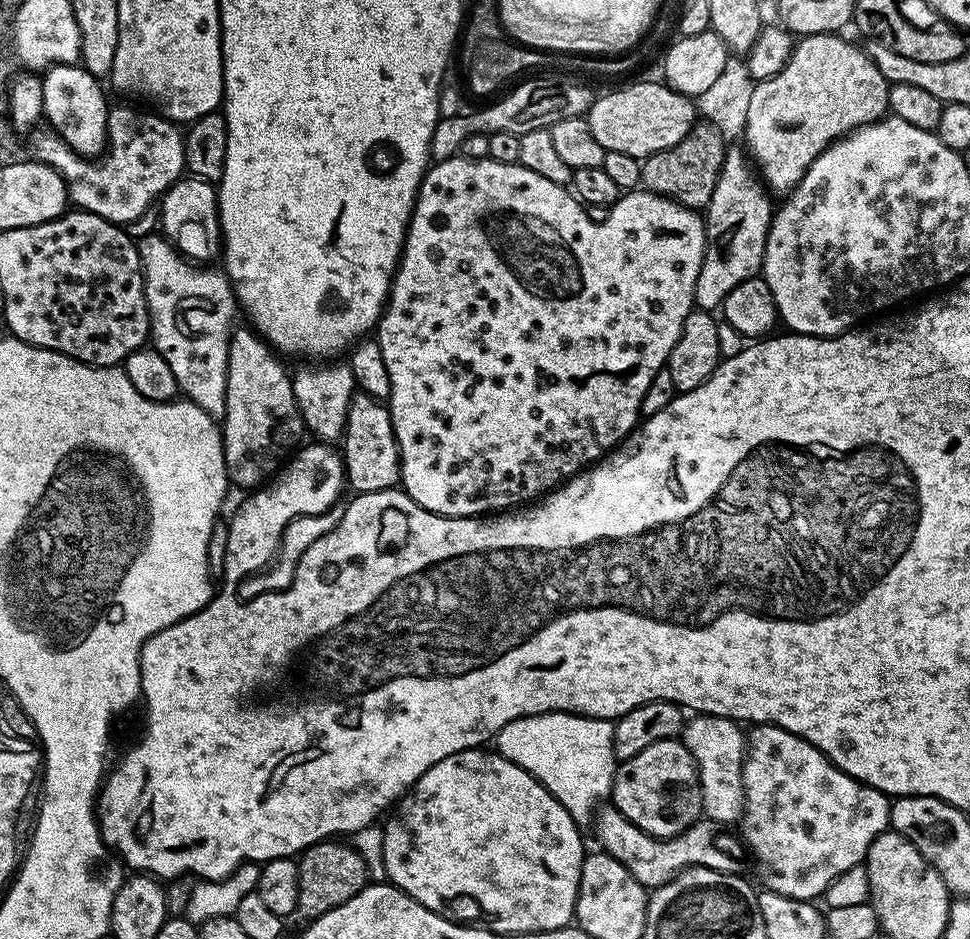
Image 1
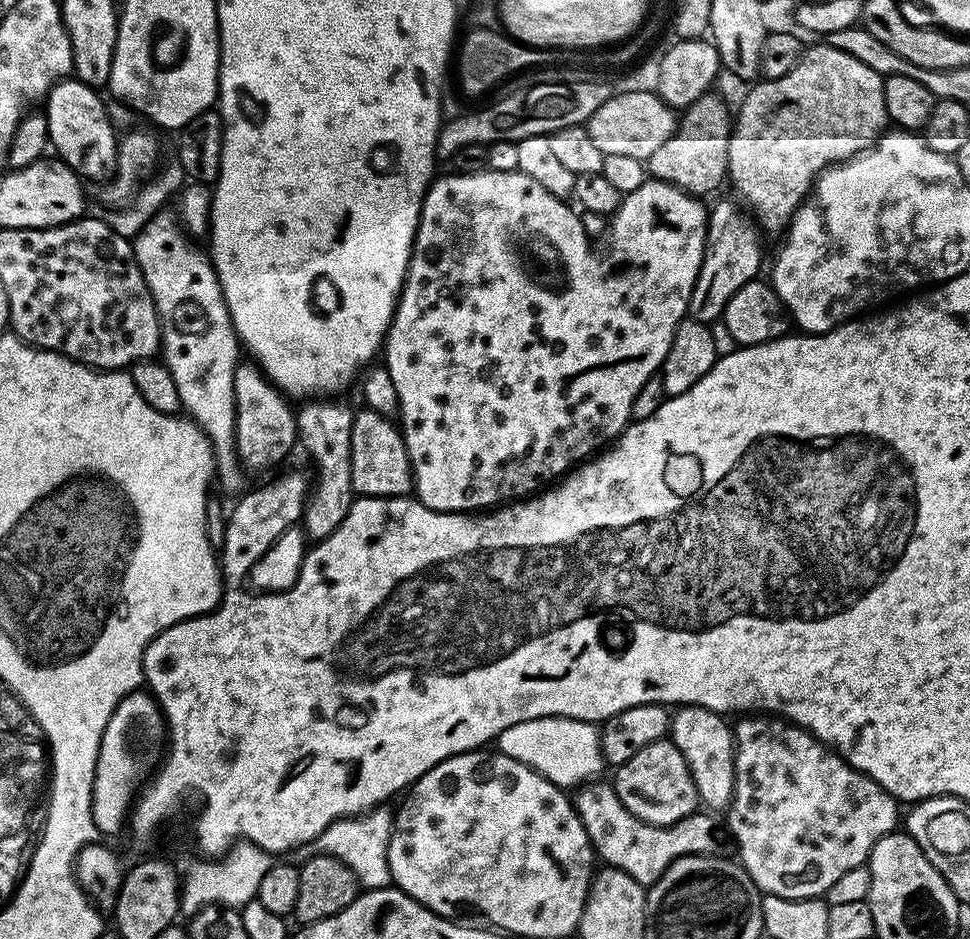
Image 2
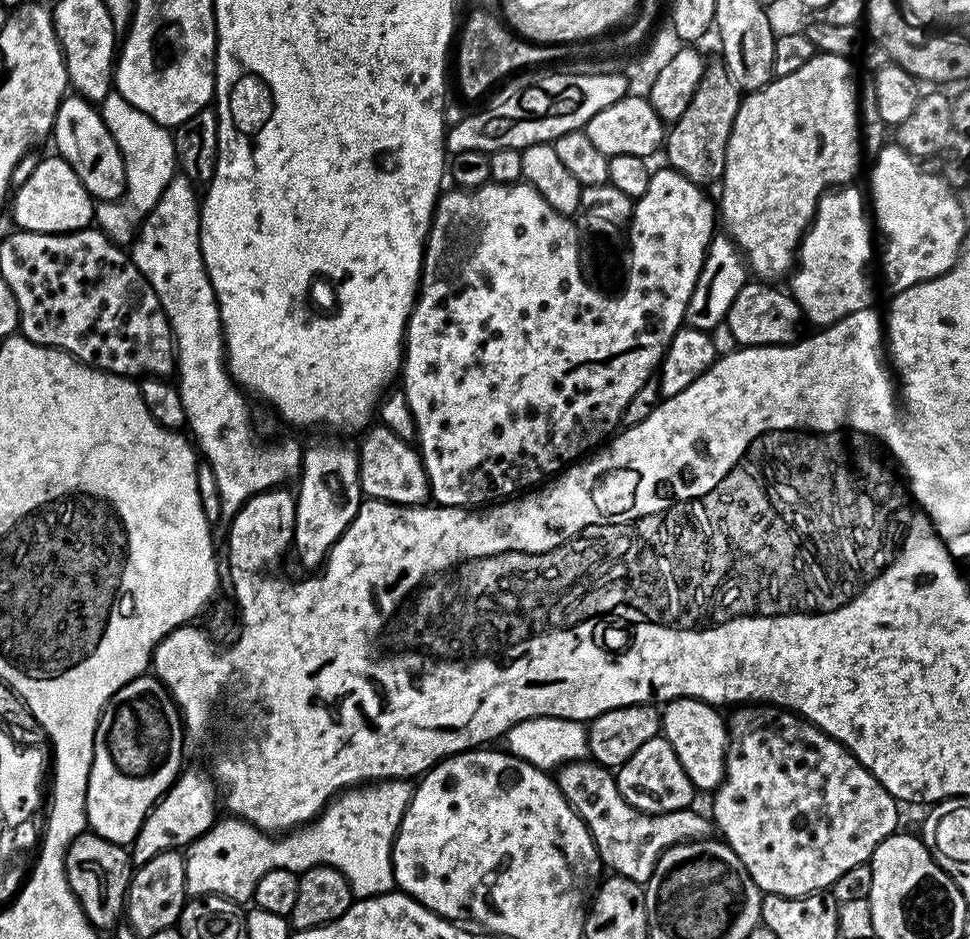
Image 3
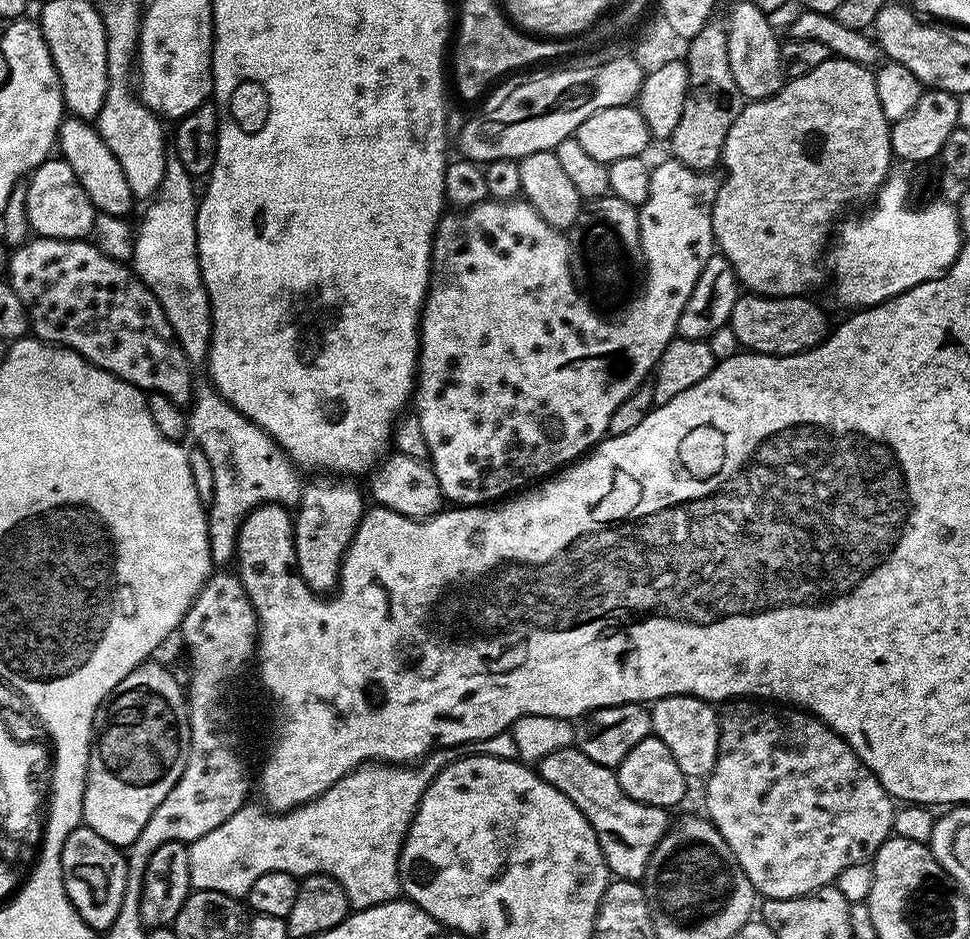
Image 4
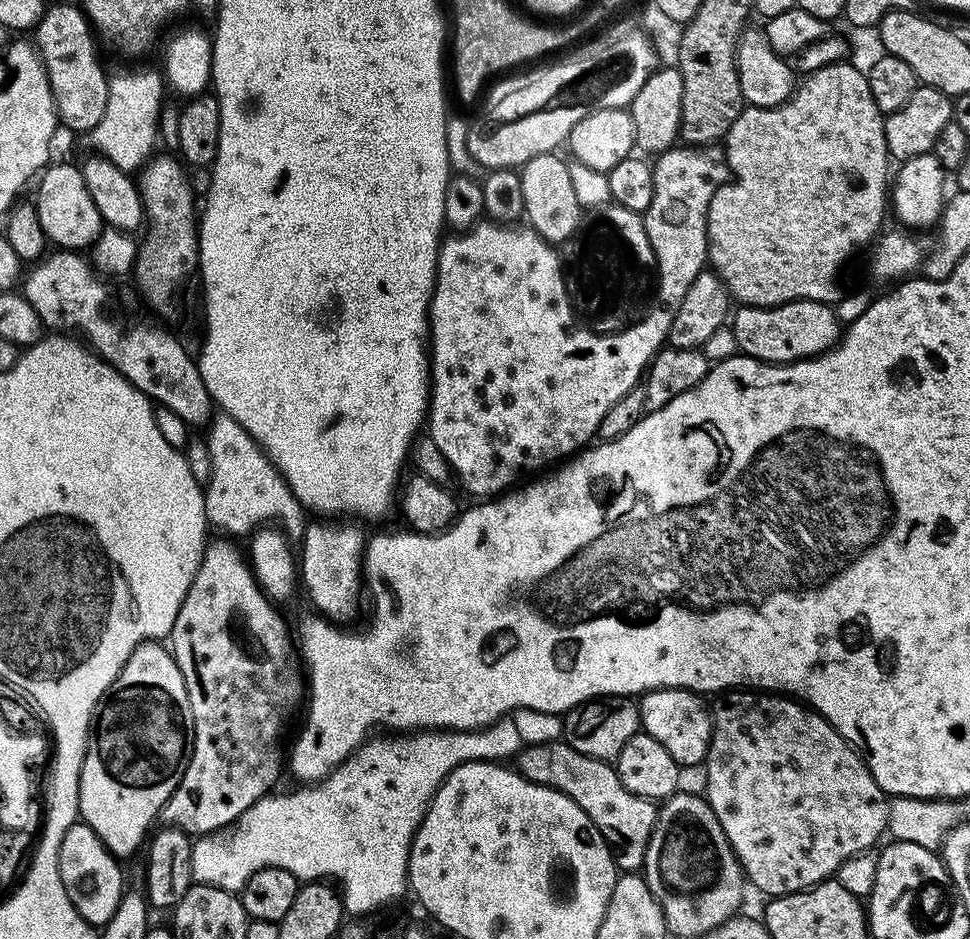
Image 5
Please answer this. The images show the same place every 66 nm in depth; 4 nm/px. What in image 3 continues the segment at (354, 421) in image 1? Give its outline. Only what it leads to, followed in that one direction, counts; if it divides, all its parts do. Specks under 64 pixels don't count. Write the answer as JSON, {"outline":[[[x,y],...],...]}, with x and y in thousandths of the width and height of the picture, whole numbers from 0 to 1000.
{"outline":[[[384,454],[369,472],[371,487],[371,522],[378,531],[397,532],[403,537],[433,539],[442,531],[441,506],[433,482],[422,470],[410,466],[406,458]]]}

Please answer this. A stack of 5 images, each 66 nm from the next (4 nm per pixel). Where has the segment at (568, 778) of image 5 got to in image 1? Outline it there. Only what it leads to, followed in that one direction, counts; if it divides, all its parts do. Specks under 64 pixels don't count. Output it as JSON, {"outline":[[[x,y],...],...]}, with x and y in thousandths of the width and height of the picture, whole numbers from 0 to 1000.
{"outline":[[[623,858],[615,864],[612,870],[612,883],[614,882],[614,890],[619,894],[618,902],[622,906],[630,909],[634,916],[641,918],[643,922],[656,935],[665,948],[675,948],[681,946],[687,939],[691,939],[700,929],[704,929],[706,924],[735,924],[741,929],[758,929],[762,930],[763,911],[768,911],[769,903],[765,898],[764,891],[755,887],[756,883],[748,878],[741,878],[729,871],[723,871],[715,874],[713,879],[701,890],[692,890],[690,895],[681,895],[677,891],[666,888],[658,880],[654,880],[654,875],[649,875],[639,864],[633,858]]]}

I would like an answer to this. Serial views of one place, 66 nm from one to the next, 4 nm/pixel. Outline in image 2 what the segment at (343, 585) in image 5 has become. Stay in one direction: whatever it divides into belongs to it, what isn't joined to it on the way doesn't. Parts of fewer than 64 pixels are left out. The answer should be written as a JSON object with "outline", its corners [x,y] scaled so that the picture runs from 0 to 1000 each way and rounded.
{"outline":[[[318,424],[312,427],[310,435],[304,436],[305,463],[308,476],[314,477],[326,489],[326,521],[321,521],[313,539],[311,562],[323,576],[329,577],[337,573],[341,567],[357,552],[361,543],[365,525],[361,509],[361,462],[363,461],[364,436],[359,436],[351,424]]]}

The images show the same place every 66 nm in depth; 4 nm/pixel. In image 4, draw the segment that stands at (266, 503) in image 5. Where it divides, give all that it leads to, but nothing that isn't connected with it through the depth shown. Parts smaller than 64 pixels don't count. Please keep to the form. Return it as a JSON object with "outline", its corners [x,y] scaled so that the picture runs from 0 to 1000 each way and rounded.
{"outline":[[[211,411],[207,417],[205,414],[201,419],[194,439],[194,458],[197,468],[202,468],[201,476],[206,477],[208,483],[212,483],[218,498],[221,499],[221,530],[212,541],[216,594],[220,602],[235,603],[240,600],[243,591],[243,574],[247,571],[247,561],[252,559],[252,553],[259,545],[271,542],[271,537],[290,537],[298,543],[308,538],[311,523],[310,504],[293,481],[293,477],[287,475],[282,466],[278,466],[278,462],[274,462],[262,448],[251,443],[238,428],[229,424],[229,420],[218,411]]]}

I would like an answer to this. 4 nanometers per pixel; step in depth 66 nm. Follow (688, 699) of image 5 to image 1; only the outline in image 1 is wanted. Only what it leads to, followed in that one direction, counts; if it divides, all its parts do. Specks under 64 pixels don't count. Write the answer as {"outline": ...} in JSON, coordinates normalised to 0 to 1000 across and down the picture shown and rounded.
{"outline":[[[718,760],[706,770],[703,791],[711,799],[722,821],[722,840],[726,849],[725,868],[731,873],[758,879],[767,867],[767,807],[769,804],[769,780],[760,768],[749,763]]]}

